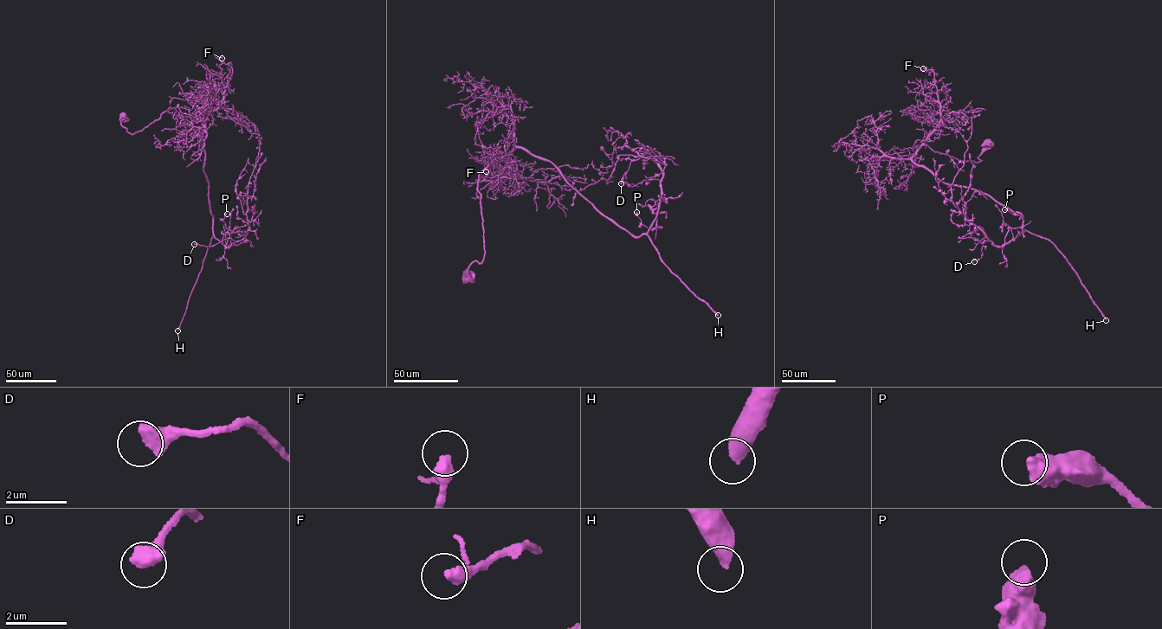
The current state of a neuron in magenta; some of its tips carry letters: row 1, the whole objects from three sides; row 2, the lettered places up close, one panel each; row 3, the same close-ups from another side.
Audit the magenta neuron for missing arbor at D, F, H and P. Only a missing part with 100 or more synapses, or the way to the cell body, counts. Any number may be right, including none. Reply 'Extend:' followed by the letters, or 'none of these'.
Extend: H

